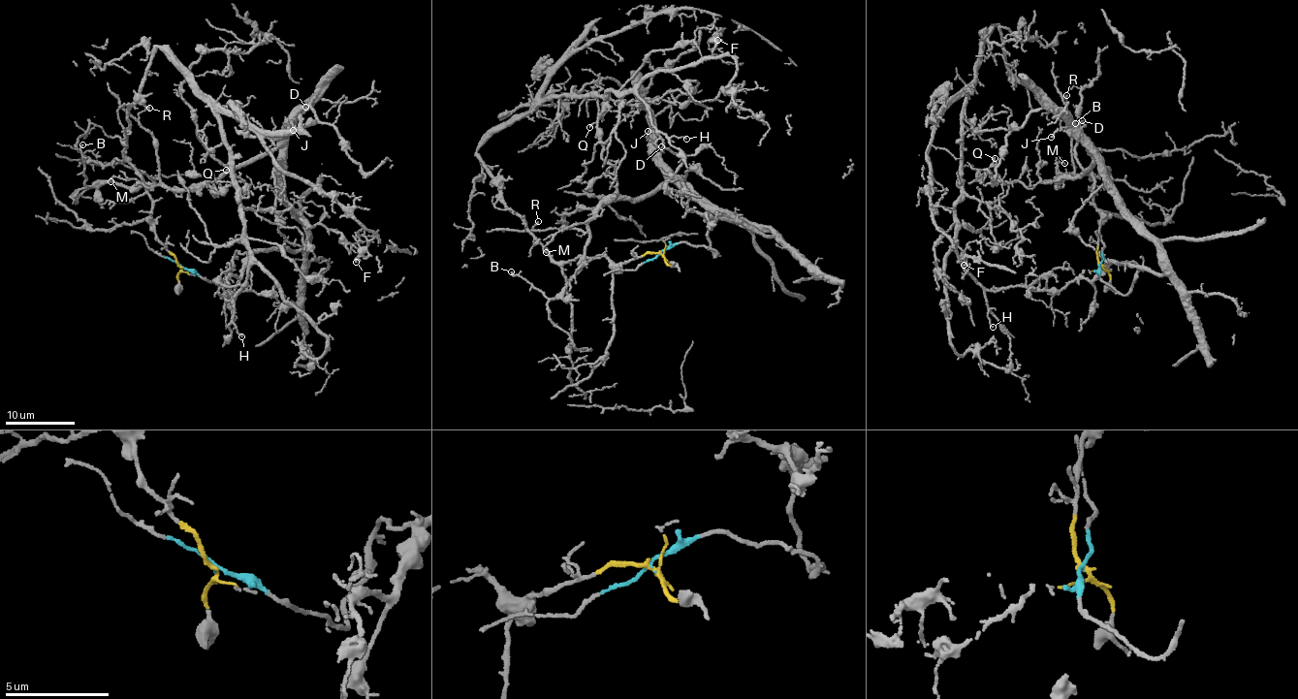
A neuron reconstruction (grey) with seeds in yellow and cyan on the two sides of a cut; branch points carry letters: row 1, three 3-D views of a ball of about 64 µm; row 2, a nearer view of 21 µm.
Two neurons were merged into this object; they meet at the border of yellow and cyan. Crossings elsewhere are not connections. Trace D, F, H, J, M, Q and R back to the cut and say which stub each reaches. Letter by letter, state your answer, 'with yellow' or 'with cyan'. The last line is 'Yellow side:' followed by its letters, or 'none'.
D: with cyan
F: with yellow
H: with yellow
J: with cyan
M: with cyan
Q: with cyan
R: with cyan
Yellow side: F, H

